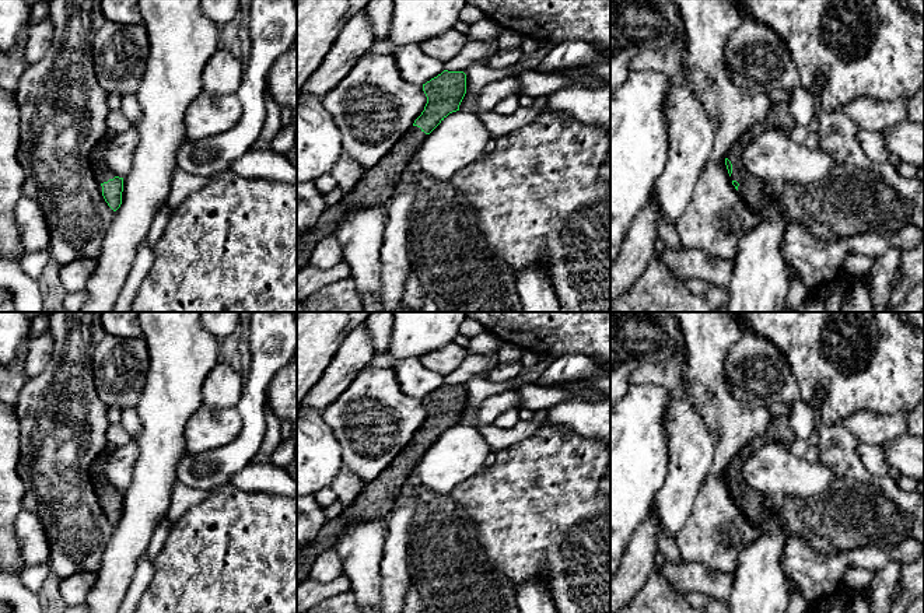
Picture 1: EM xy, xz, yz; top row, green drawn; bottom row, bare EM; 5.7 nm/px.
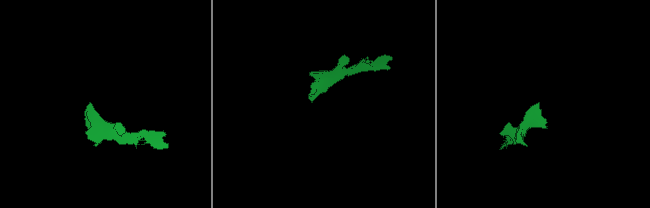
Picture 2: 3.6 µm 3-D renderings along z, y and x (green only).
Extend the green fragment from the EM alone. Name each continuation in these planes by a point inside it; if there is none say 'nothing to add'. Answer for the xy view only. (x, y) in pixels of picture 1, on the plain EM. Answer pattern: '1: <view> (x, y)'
1: xy (102, 487)

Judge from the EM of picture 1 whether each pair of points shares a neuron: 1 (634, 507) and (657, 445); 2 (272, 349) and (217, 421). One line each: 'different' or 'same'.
1: same
2: different

